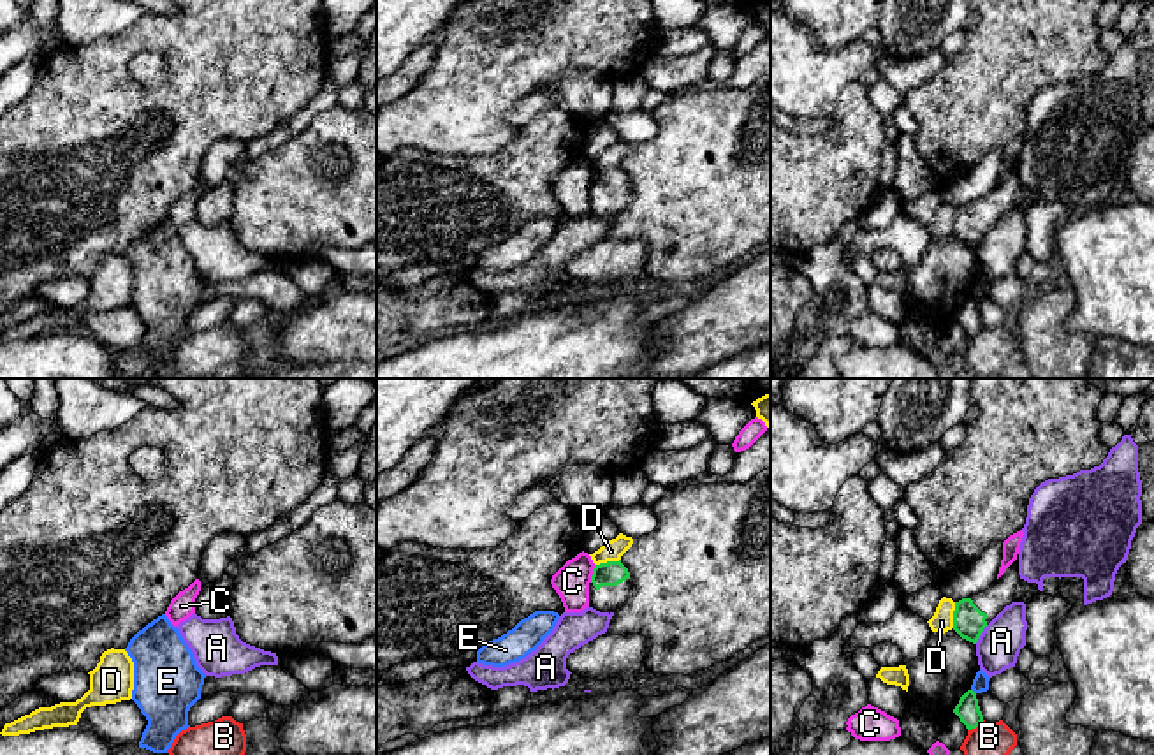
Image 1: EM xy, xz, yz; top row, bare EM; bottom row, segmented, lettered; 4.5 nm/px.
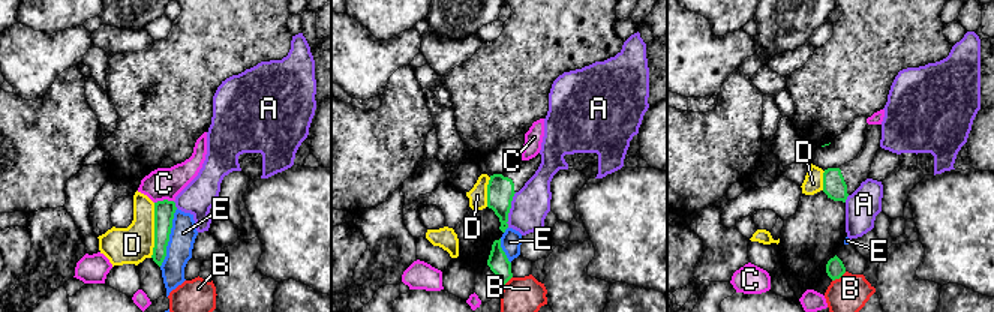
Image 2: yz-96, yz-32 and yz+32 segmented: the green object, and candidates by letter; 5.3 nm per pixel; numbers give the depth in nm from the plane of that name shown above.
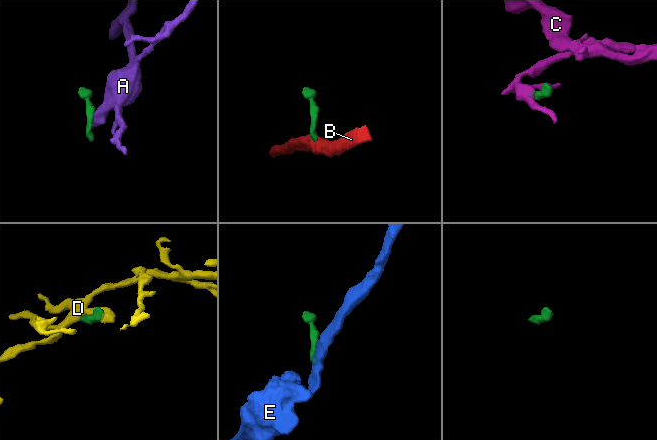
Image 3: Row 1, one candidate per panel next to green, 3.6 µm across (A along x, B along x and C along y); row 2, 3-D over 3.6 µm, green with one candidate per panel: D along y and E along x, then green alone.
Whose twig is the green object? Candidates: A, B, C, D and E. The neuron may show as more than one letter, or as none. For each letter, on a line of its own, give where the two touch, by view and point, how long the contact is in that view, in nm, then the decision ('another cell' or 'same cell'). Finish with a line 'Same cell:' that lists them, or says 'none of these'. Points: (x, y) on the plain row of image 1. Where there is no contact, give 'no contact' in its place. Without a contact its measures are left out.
A: yz (980, 240) | 110 nm | another cell
B: yz (975, 333) | 90 nm | another cell
C: xz (593, 180) | 80 nm | another cell
D: xz (607, 168) | 120 nm | another cell
E: yz (973, 298) | 40 nm | another cell
Same cell: none of these

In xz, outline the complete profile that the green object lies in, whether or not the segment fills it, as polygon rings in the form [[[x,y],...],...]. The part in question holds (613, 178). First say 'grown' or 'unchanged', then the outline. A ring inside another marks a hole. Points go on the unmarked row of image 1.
grown | [[[619,167],[595,171],[589,188],[589,213],[616,218],[630,204],[630,178]]]

